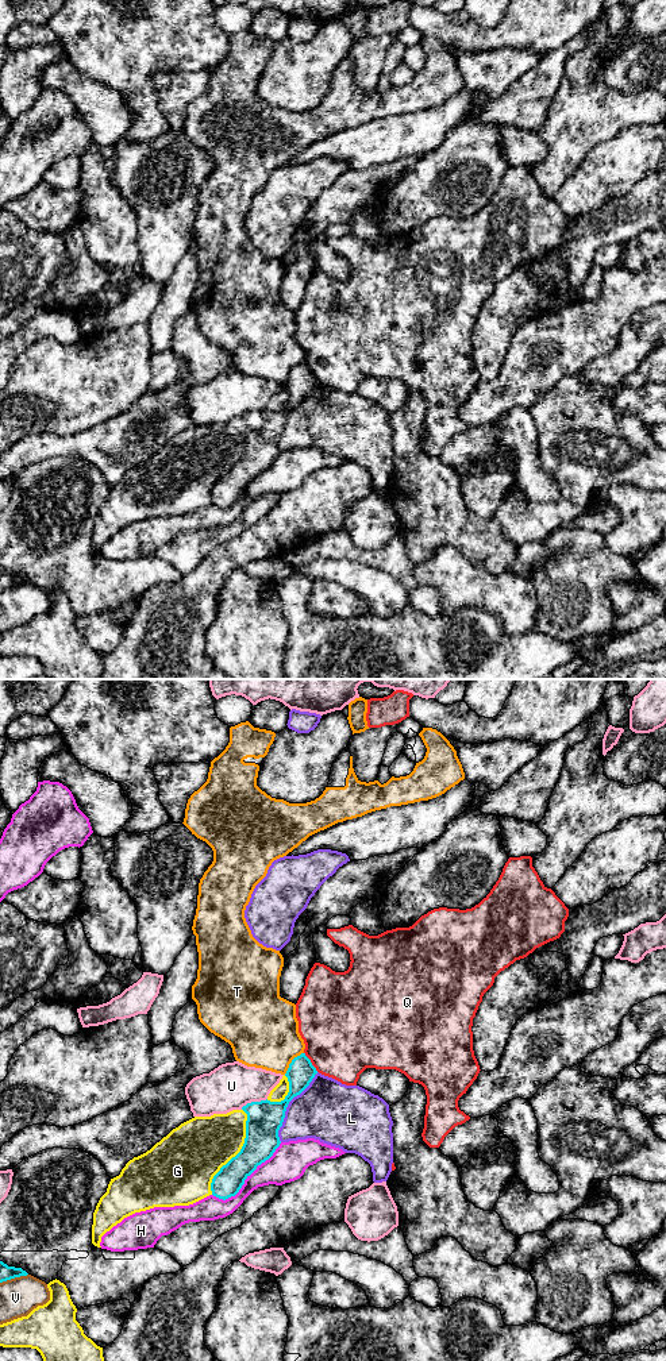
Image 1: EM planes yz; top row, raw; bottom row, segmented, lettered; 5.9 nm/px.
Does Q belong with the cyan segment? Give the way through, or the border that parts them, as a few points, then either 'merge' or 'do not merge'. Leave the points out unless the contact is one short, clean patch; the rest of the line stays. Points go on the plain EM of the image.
border along yz (304, 361), (318, 380); do not merge

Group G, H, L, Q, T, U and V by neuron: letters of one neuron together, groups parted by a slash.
G / H / L / Q / T / U / V

